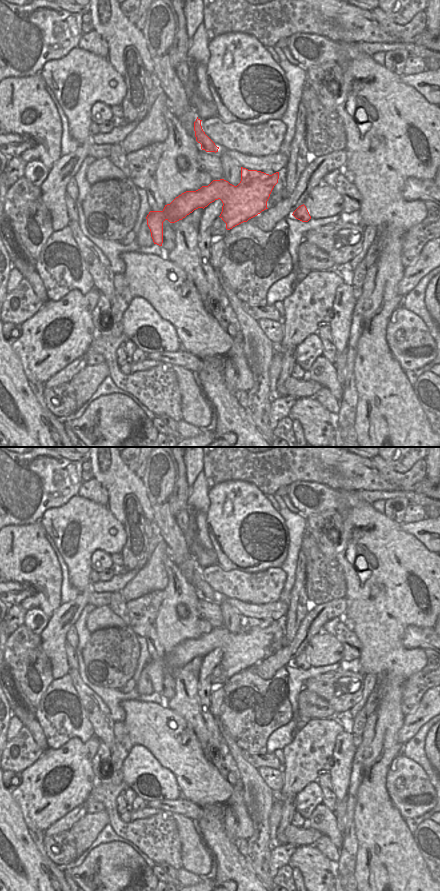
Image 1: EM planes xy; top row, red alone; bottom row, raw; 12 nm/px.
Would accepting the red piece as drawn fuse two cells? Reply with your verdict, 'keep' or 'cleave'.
keep

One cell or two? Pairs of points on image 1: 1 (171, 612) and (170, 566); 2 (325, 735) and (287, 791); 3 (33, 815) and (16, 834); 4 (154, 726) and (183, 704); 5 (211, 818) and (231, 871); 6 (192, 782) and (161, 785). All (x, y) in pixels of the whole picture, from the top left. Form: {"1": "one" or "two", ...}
{"1": "one", "2": "one", "3": "two", "4": "two", "5": "one", "6": "two"}

